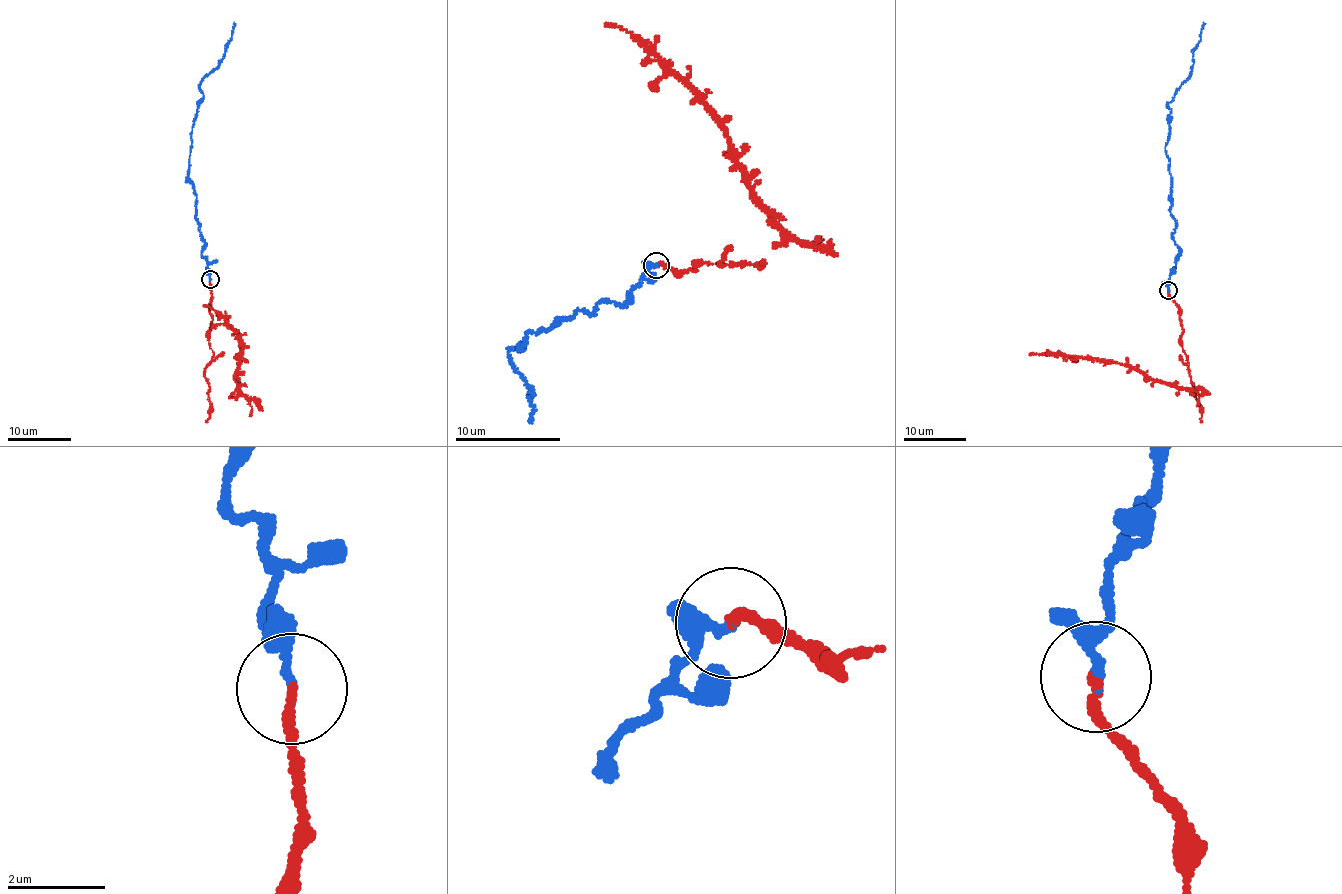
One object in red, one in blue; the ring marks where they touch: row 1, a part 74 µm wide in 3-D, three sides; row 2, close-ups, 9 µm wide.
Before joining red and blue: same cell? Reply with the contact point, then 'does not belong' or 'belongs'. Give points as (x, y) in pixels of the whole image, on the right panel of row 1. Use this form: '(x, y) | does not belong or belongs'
(1168, 290) | belongs

